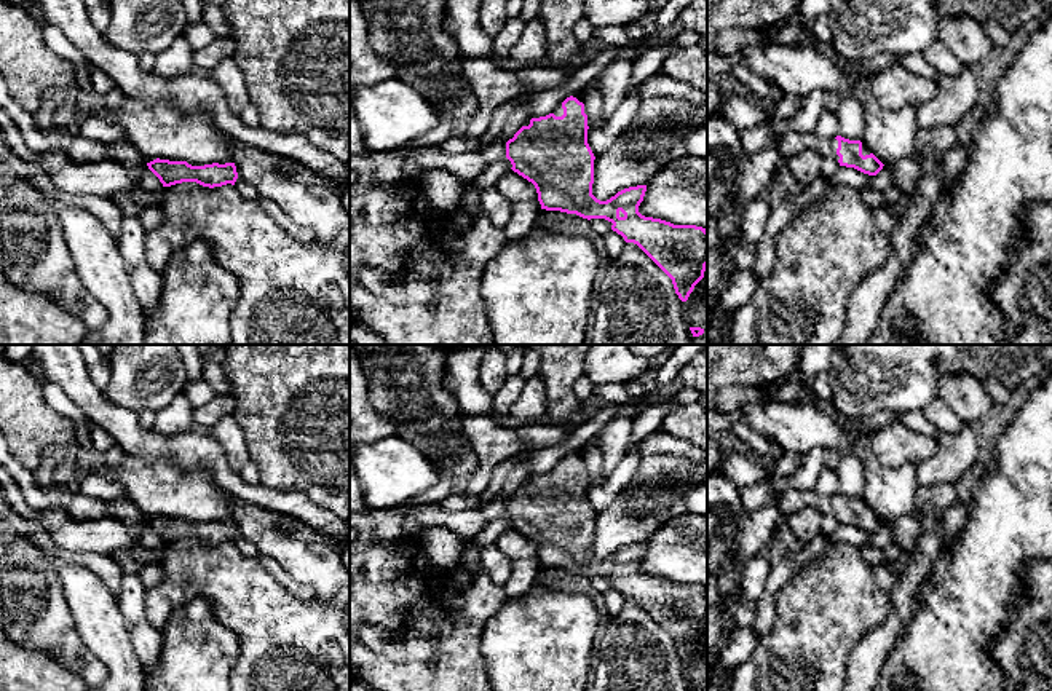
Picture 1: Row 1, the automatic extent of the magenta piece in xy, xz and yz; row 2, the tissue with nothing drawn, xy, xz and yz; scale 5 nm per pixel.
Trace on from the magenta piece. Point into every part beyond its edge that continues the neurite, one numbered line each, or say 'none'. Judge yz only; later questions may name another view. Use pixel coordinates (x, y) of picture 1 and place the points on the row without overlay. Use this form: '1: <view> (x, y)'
1: yz (824, 503)

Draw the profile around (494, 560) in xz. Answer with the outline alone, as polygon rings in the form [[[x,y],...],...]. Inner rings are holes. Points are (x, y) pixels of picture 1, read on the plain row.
[[[488,544],[481,551],[481,565],[500,586],[504,586],[511,576],[511,559],[496,544]]]

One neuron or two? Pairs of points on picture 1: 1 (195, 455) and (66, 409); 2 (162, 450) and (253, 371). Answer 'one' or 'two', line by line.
1: two
2: two

